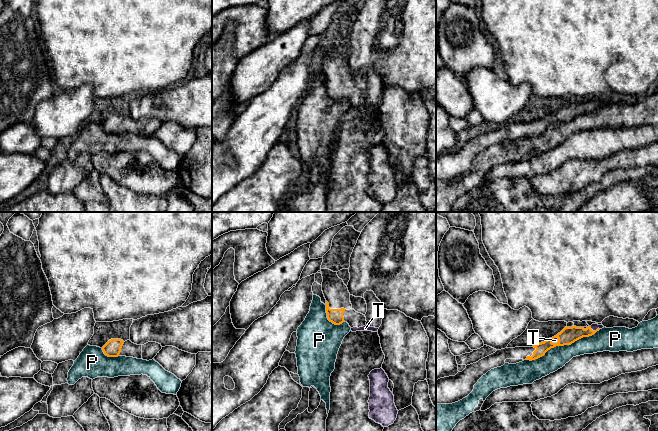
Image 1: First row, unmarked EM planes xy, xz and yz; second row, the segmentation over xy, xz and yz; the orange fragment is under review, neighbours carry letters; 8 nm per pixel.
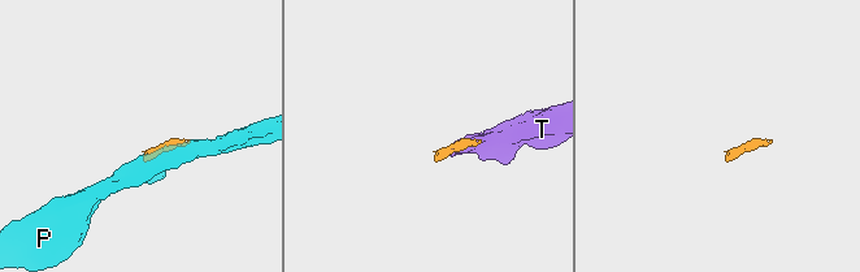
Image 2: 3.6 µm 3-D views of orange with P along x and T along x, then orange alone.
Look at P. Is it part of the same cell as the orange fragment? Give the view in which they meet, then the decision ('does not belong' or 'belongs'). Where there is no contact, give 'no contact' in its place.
contact in yz; does not belong

